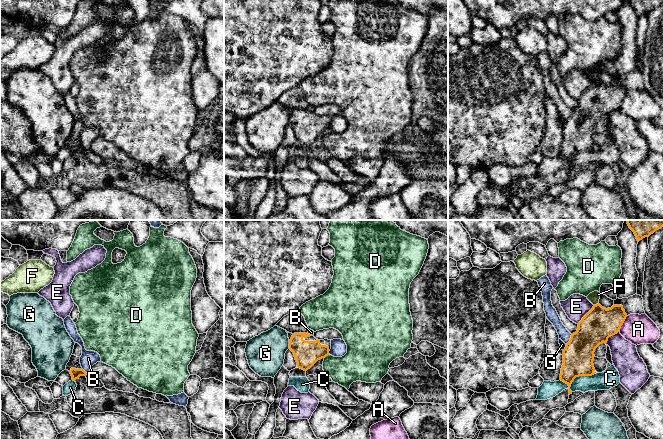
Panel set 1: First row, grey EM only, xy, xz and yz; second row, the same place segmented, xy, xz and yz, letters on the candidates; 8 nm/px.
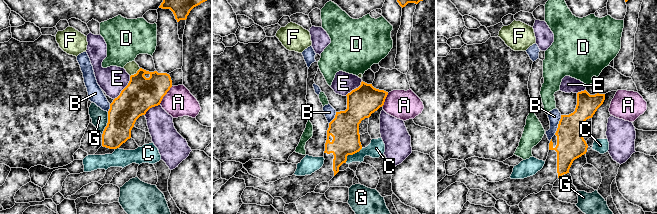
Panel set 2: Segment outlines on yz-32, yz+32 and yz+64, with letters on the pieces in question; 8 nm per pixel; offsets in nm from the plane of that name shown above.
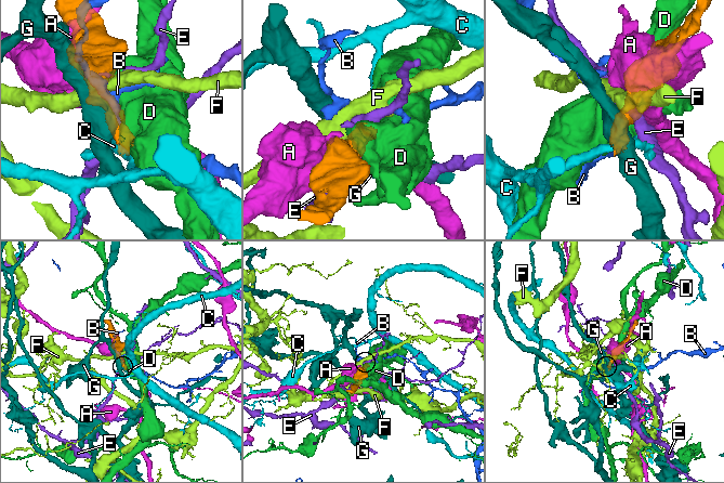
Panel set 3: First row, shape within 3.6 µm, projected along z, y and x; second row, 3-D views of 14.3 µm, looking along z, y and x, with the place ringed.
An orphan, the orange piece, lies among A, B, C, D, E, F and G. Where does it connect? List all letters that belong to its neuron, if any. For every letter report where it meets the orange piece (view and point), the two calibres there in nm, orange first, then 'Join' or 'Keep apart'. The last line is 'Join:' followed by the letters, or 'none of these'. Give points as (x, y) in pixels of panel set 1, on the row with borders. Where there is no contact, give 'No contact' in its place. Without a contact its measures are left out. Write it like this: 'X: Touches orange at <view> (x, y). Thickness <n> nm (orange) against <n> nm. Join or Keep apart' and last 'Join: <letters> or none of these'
A: Touches orange at yz (622, 324). Thickness 260 nm (orange) against 240 nm. Keep apart
B: Touches orange at yz (570, 339). Thickness 260 nm (orange) against 90 nm. Keep apart
C: Touches orange at yz (576, 376). Thickness 260 nm (orange) against 150 nm. Keep apart
D: Touches orange at xz (326, 355). Thickness 200 nm (orange) against 240 nm. Keep apart
E: Touches orange at yz (586, 314). Thickness 260 nm (orange) against 190 nm. Keep apart
F: Touches orange at yz (596, 304). Thickness 260 nm (orange) against 90 nm. Keep apart
G: Touches orange at xz (289, 345). Thickness 200 nm (orange) against 300 nm. Keep apart
Join: none of these

